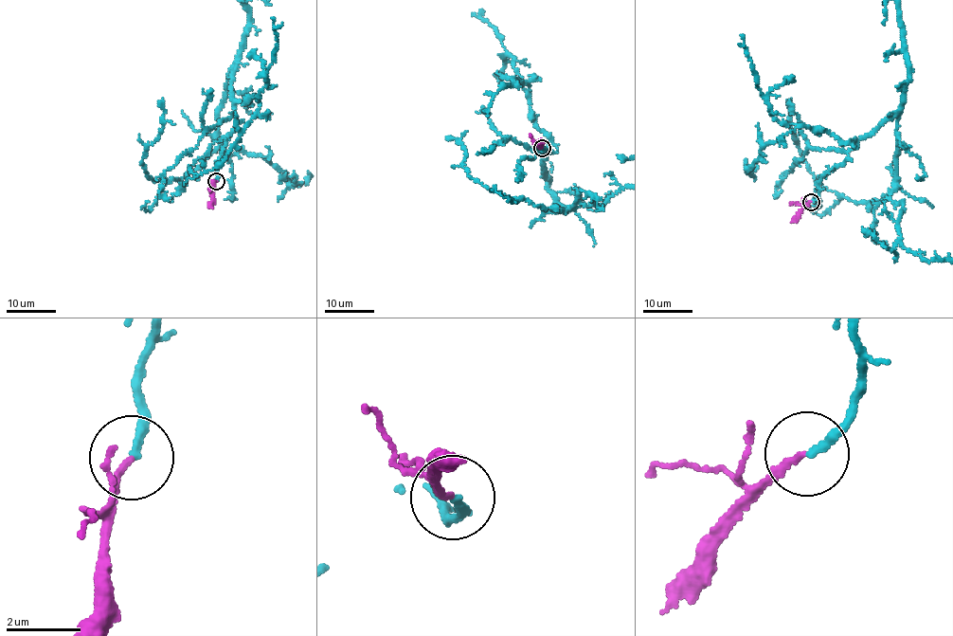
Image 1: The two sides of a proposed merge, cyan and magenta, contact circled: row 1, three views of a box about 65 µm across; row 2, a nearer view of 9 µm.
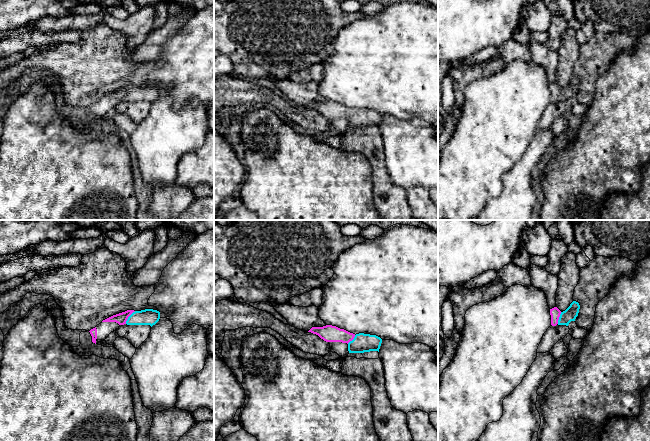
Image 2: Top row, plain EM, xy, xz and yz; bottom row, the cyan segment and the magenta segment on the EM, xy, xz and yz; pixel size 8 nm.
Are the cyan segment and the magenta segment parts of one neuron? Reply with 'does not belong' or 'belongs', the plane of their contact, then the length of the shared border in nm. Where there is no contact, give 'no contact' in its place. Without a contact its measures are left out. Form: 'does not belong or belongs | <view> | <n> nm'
belongs | xy | 130 nm

